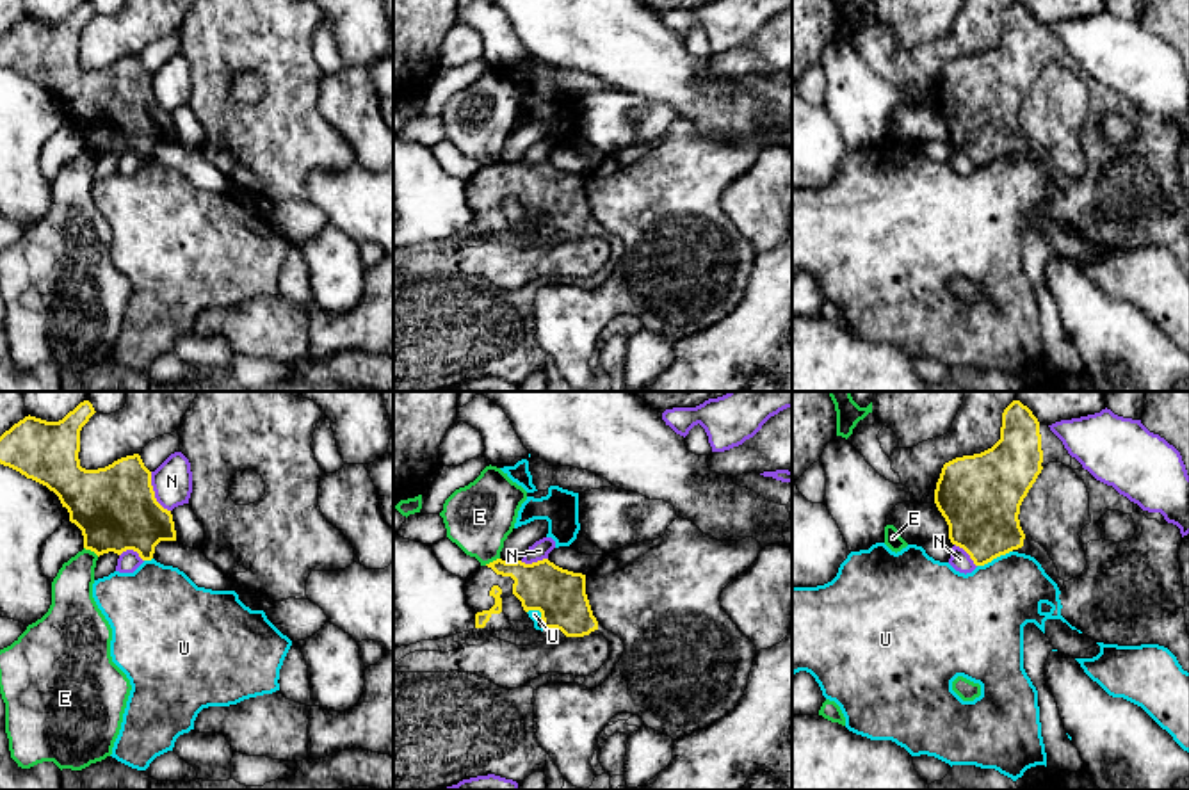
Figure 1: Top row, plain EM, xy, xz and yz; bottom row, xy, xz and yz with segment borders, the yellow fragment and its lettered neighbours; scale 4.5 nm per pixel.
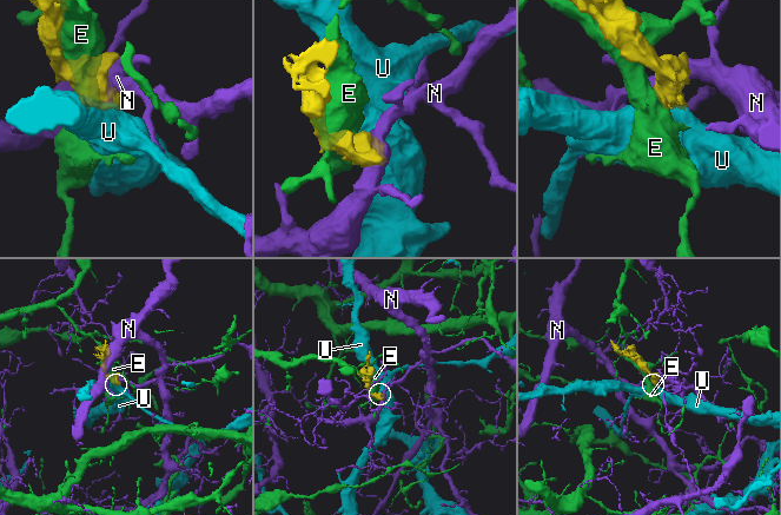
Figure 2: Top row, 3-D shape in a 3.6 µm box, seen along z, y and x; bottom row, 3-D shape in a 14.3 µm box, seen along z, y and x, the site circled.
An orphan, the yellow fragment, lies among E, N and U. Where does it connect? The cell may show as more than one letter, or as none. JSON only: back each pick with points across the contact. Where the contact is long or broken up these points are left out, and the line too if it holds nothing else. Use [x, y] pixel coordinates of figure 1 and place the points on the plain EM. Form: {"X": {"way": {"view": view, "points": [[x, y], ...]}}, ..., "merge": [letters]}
{"merge": []}

